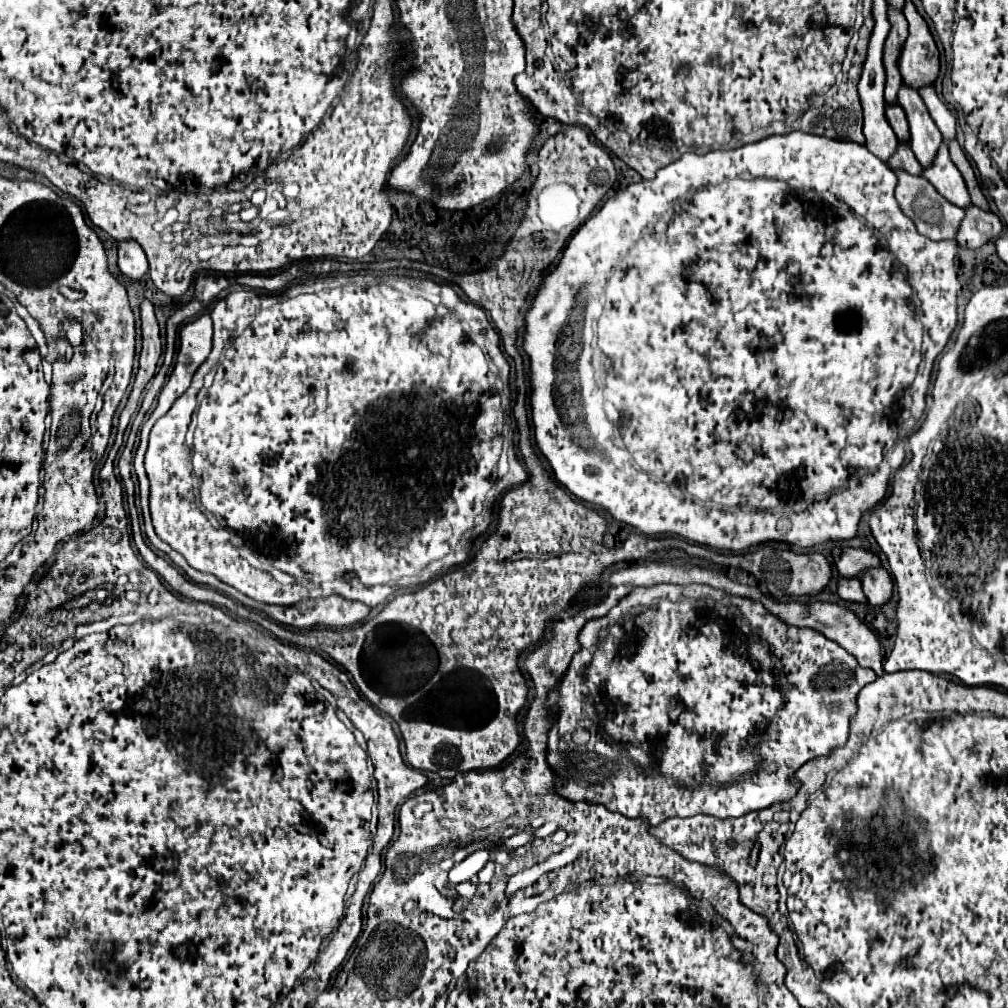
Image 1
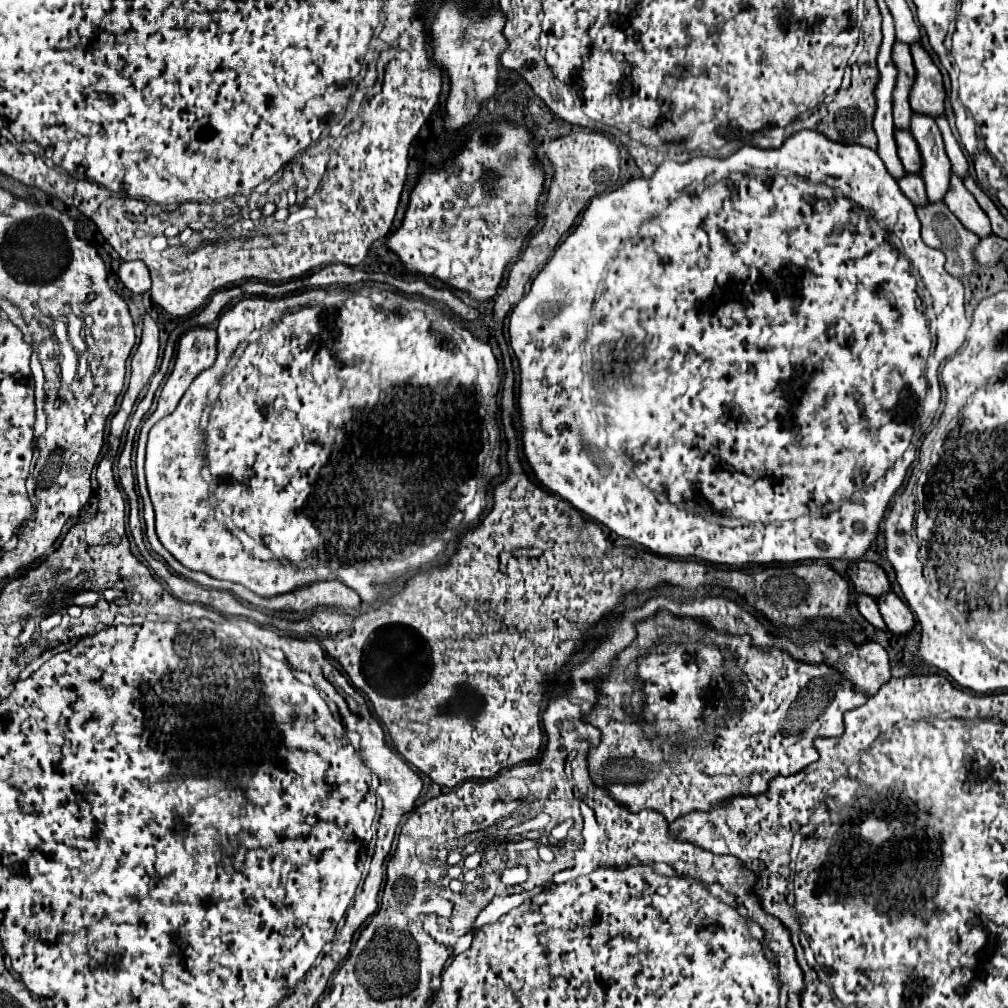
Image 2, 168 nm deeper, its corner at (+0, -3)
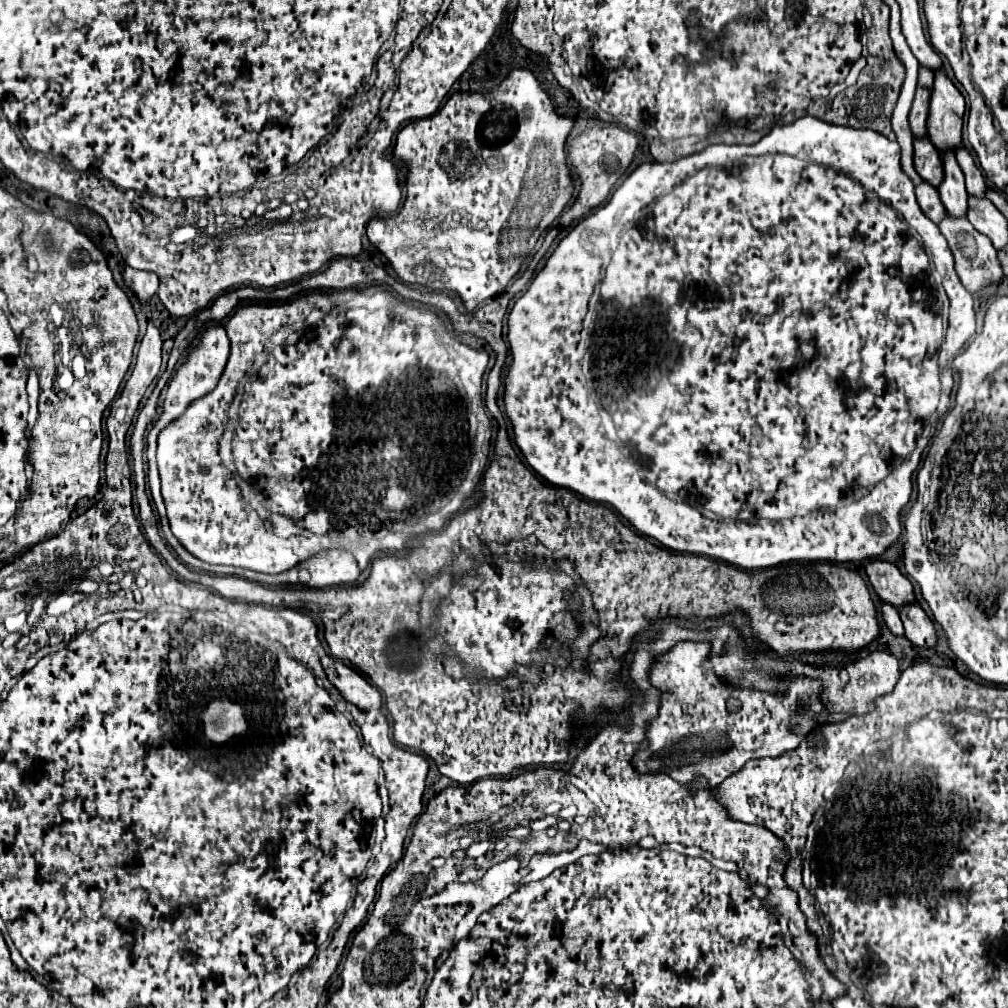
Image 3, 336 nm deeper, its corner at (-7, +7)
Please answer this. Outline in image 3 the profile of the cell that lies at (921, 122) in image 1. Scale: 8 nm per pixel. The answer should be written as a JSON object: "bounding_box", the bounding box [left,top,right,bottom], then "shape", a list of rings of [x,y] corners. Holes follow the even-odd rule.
{"bounding_box":[938,152,968,216],"shape":[[[952,152],[942,154],[944,160],[944,182],[938,188],[940,200],[950,216],[966,216],[968,210],[968,192],[964,188],[964,174]]]}

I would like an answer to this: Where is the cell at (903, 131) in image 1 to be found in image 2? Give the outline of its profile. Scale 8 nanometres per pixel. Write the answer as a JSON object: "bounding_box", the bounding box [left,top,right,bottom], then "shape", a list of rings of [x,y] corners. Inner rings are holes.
{"bounding_box":[895,130,921,172],"shape":[[[895,130],[895,140],[897,140],[897,148],[899,148],[899,158],[905,166],[907,172],[919,172],[921,170],[921,156],[919,156],[919,148],[915,138],[911,136],[911,132],[903,132],[903,130]]]}

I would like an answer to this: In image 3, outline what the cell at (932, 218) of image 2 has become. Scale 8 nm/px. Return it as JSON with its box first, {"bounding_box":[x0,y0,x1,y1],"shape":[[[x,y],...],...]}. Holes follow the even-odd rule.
{"bounding_box":[938,216,1004,294],"shape":[[[946,216],[940,222],[938,228],[944,234],[944,238],[948,240],[948,246],[952,250],[952,254],[954,254],[954,260],[956,260],[956,272],[958,272],[964,288],[970,294],[982,292],[986,286],[990,286],[994,282],[1000,282],[1004,278],[1004,272],[1002,272],[1002,266],[998,262],[998,256],[996,256],[996,250],[994,250],[992,242],[986,236],[982,236],[980,232],[976,232],[974,226],[966,218]]]}

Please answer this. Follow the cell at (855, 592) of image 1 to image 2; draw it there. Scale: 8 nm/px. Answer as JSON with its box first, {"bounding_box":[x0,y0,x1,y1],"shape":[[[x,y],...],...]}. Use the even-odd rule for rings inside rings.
{"bounding_box":[857,594,885,628],"shape":[[[859,594],[859,596],[857,596],[857,608],[859,608],[861,616],[863,616],[869,624],[873,624],[875,628],[885,628],[885,622],[883,622],[879,610],[877,610],[877,602],[875,602],[871,596]]]}

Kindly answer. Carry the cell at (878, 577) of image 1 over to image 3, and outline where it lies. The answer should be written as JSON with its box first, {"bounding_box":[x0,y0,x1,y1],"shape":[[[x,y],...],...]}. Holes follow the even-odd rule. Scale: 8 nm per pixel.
{"bounding_box":[900,604,938,648],"shape":[[[910,604],[900,608],[900,616],[906,628],[906,638],[920,648],[934,648],[938,642],[936,628],[926,612],[918,604]]]}

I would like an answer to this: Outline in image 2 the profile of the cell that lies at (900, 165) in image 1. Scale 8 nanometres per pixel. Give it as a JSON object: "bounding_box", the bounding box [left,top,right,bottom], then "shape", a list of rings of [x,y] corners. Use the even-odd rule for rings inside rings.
{"bounding_box":[899,172,927,204],"shape":[[[907,172],[903,178],[899,178],[899,188],[901,192],[913,202],[913,204],[923,204],[927,200],[927,194],[925,194],[925,184],[921,180],[919,174],[913,174],[913,172]]]}

